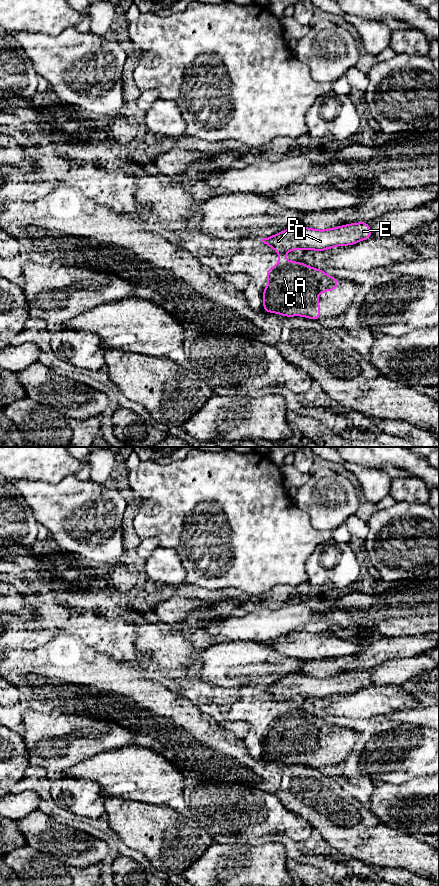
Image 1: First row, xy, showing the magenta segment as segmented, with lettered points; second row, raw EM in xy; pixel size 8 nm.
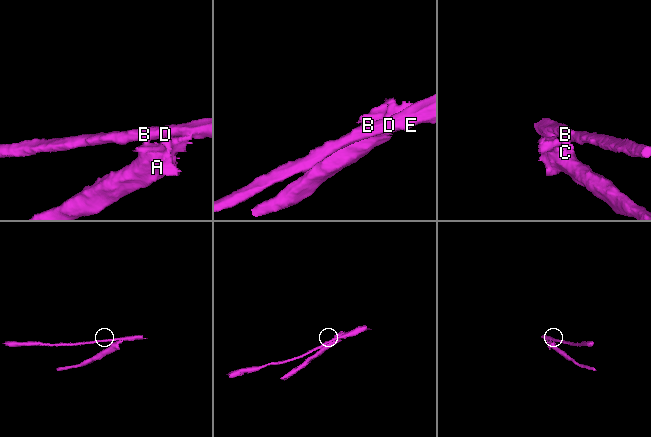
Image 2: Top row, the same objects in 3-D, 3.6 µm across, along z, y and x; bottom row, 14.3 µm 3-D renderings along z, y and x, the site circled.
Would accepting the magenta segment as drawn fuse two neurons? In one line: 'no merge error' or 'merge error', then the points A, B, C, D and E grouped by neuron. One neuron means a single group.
merge error | A C / B D E

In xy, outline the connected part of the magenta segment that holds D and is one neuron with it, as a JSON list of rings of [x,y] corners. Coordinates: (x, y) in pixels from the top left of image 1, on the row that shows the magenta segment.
[[[366,222],[344,224],[339,227],[318,230],[292,226],[275,235],[261,239],[276,251],[314,250],[325,251],[337,246],[350,246],[373,237]]]

